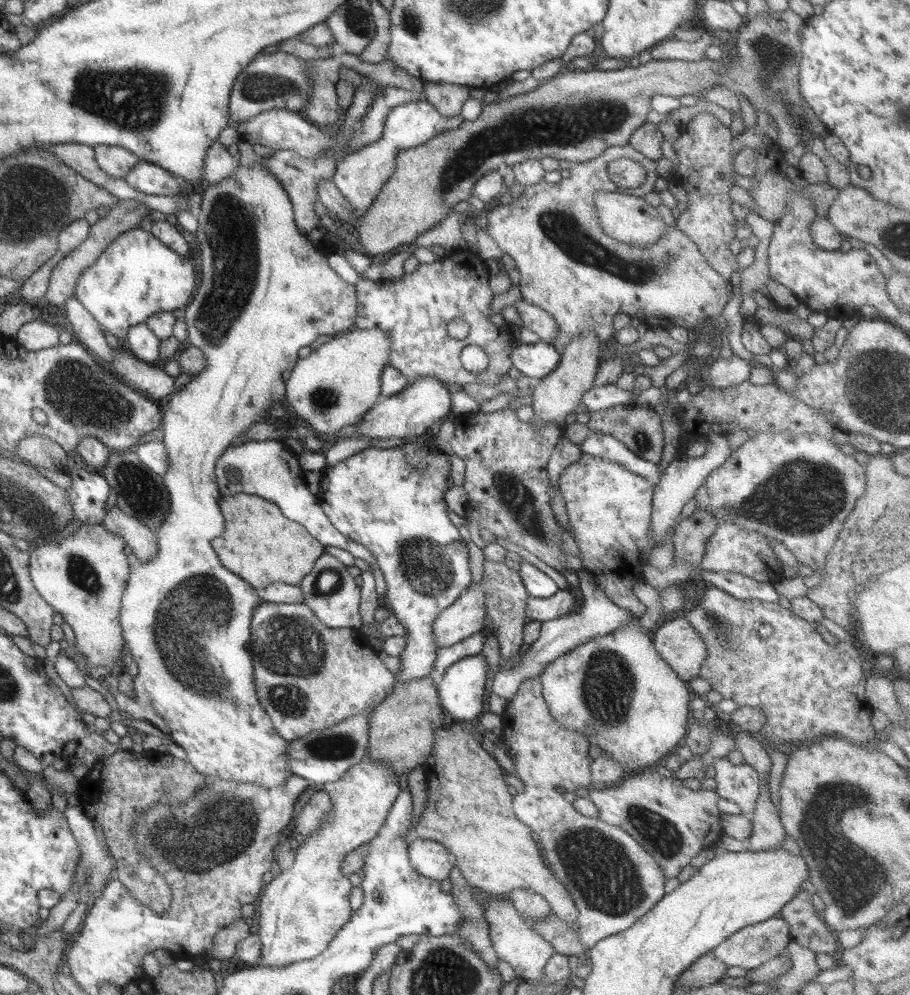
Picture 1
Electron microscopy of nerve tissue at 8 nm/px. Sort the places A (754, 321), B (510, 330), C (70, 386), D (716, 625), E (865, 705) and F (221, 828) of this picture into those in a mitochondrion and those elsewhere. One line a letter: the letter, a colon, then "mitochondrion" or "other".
A: other
B: other
C: mitochondrion
D: mitochondrion
E: other
F: mitochondrion

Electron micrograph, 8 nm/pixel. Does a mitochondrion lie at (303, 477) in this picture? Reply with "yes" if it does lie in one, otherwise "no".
no

